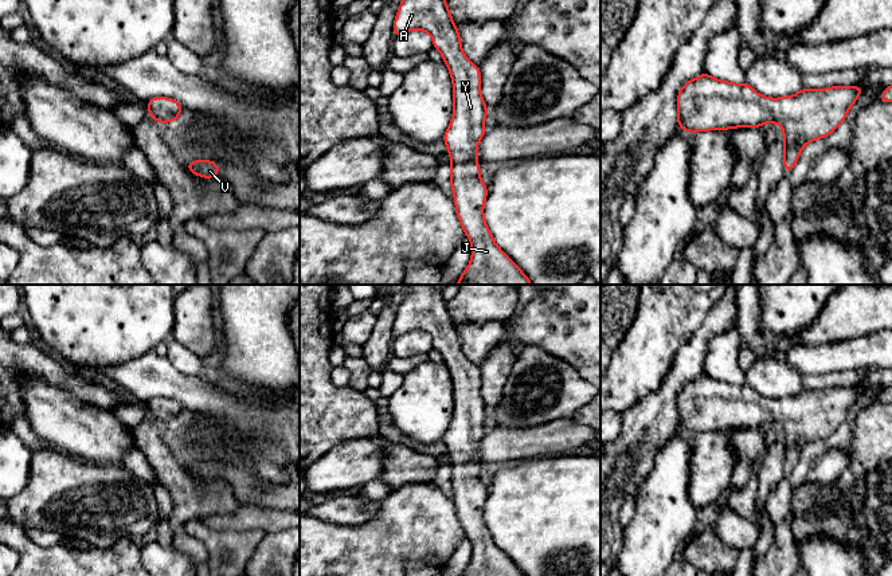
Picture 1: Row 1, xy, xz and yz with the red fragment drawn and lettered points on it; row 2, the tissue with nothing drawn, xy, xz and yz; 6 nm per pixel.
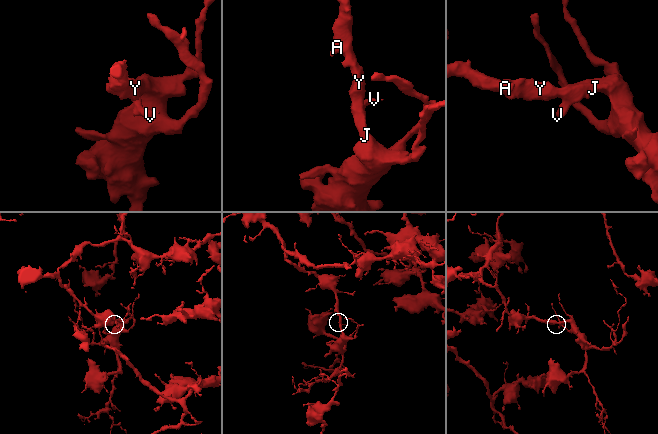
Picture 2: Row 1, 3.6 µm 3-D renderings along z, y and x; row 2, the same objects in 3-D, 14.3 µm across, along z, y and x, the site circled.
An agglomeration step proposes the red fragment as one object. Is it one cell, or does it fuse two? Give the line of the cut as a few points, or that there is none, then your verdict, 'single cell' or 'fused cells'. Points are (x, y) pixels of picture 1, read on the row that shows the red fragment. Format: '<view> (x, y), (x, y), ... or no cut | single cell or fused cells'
no cut | single cell

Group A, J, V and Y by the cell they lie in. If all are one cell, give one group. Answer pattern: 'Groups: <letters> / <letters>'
Groups: A J V Y

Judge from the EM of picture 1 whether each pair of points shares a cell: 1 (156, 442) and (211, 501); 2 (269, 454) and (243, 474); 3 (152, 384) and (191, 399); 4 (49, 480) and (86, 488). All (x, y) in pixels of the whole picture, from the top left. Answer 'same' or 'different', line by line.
1: same
2: different
3: same
4: same

